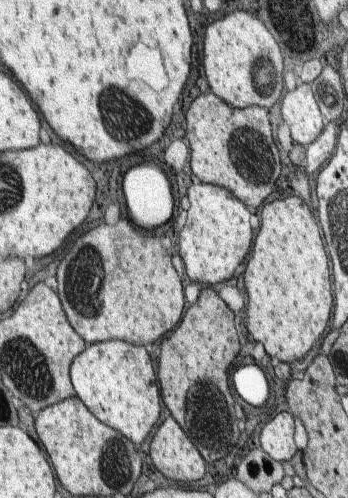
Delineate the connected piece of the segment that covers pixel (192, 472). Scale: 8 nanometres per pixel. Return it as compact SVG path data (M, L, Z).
M170 414L160 421L160 428L152 436L150 458L156 469L170 480L196 482L206 474L202 454Z

